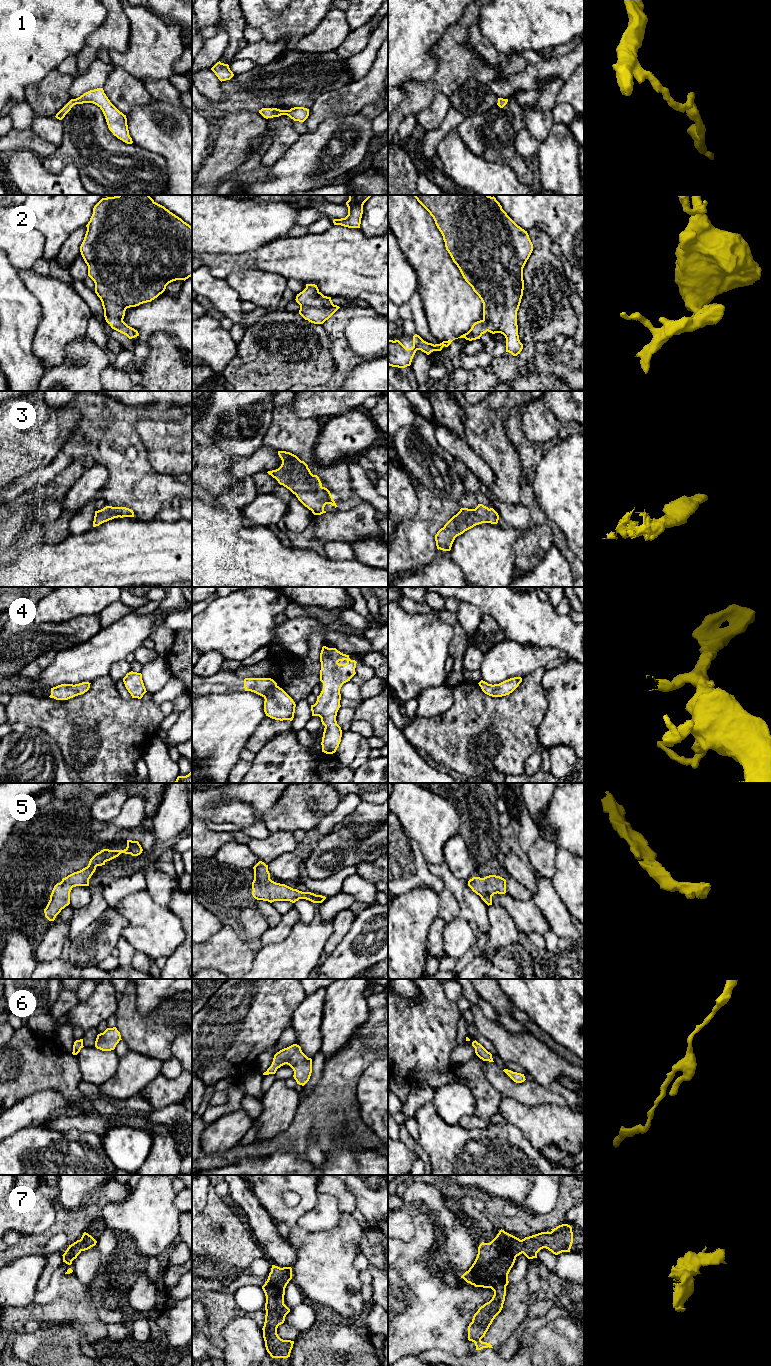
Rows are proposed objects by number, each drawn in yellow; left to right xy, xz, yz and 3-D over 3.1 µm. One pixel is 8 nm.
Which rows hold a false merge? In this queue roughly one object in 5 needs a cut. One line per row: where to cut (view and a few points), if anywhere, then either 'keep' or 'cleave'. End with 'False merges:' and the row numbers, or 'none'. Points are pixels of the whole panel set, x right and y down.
1: cut none; keep
2: cut none; keep
3: cut none; keep
4: cut none; keep
5: cut none; keep
6: cut none; keep
7: cut none; keep
False merges: none

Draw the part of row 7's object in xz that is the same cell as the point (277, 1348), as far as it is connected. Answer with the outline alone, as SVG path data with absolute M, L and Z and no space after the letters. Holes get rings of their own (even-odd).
M272 1265L271 1272L269 1273L268 1279L262 1286L262 1289L266 1296L265 1303L265 1322L262 1328L263 1338L265 1341L265 1347L267 1352L272 1358L288 1358L290 1357L291 1350L293 1348L294 1341L283 1340L277 1334L277 1328L283 1324L286 1315L290 1312L290 1309L284 1304L285 1288L289 1281L292 1279L292 1268Z

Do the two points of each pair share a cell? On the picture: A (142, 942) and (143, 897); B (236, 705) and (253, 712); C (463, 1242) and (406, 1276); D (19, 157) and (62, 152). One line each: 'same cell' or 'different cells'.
A: same cell
B: same cell
C: different cells
D: different cells

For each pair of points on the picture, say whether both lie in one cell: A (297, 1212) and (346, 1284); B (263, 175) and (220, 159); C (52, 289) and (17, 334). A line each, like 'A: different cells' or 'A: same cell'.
A: same cell
B: different cells
C: different cells

